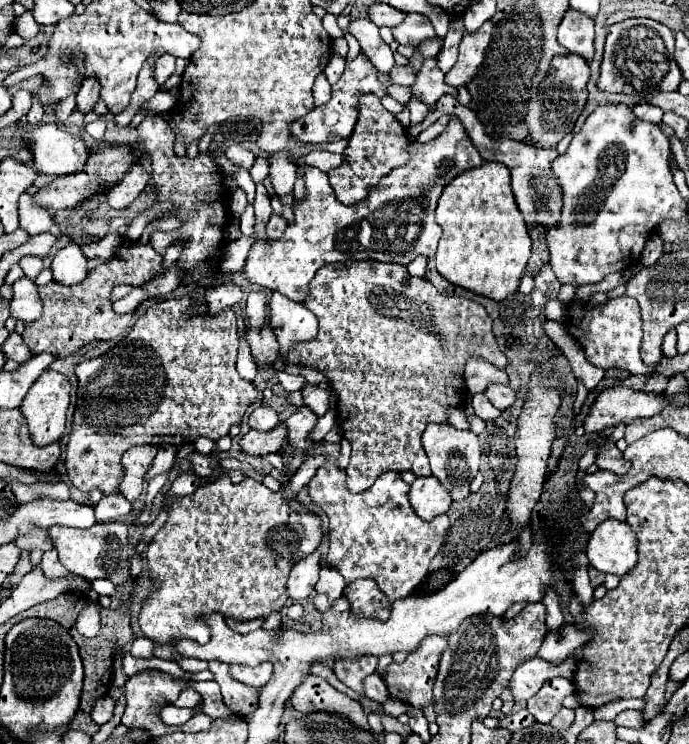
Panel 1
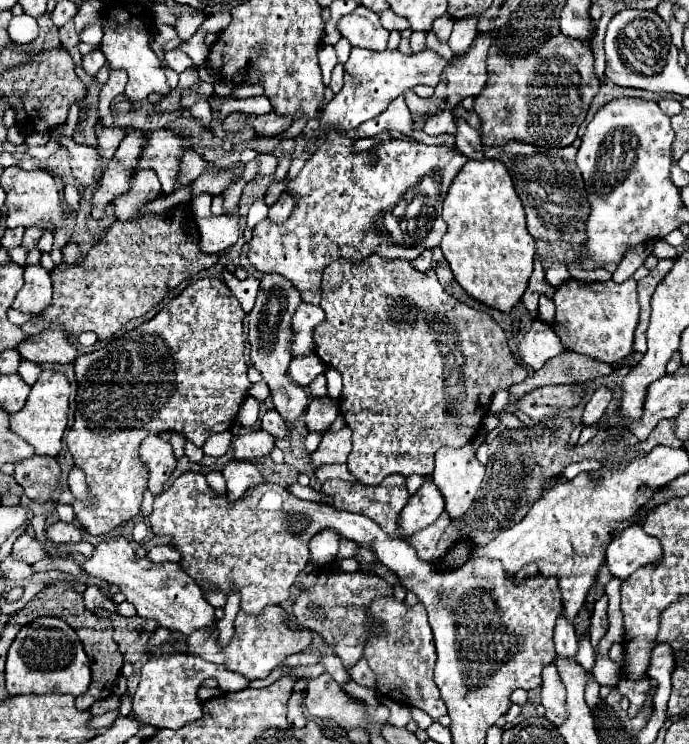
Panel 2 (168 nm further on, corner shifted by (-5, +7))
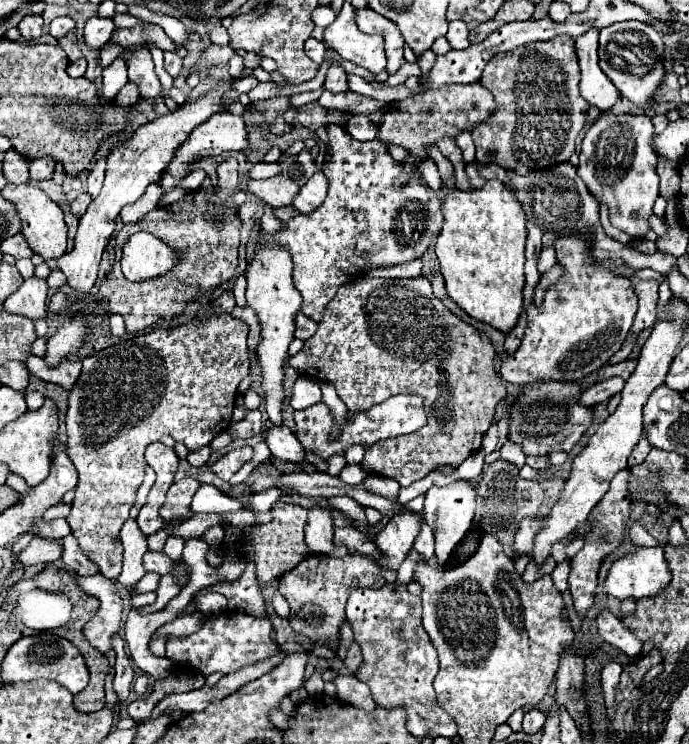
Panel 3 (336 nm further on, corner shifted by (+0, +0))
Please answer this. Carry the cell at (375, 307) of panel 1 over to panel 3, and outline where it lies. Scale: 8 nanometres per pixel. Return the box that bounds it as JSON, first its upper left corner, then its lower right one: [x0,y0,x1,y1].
[289,276,507,486]

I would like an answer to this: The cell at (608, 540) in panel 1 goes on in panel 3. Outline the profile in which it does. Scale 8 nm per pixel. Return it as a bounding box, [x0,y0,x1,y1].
[605,546,671,600]

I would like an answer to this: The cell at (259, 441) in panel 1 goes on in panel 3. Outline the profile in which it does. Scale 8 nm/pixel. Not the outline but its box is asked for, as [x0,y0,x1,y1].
[211,446,253,480]

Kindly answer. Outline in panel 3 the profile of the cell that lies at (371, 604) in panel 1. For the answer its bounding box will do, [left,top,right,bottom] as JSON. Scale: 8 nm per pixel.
[279,554,385,642]

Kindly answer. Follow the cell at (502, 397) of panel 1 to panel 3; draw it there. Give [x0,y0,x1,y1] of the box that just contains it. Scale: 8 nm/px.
[581,376,625,406]

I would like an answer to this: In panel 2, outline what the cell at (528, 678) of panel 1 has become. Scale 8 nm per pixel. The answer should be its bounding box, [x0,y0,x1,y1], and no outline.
[540,663,566,727]

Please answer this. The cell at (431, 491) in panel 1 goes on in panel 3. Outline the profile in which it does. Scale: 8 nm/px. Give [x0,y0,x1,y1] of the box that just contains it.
[375,514,423,570]

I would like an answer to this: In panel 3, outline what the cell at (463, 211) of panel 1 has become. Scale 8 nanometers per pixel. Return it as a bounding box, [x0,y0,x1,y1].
[435,180,525,332]

